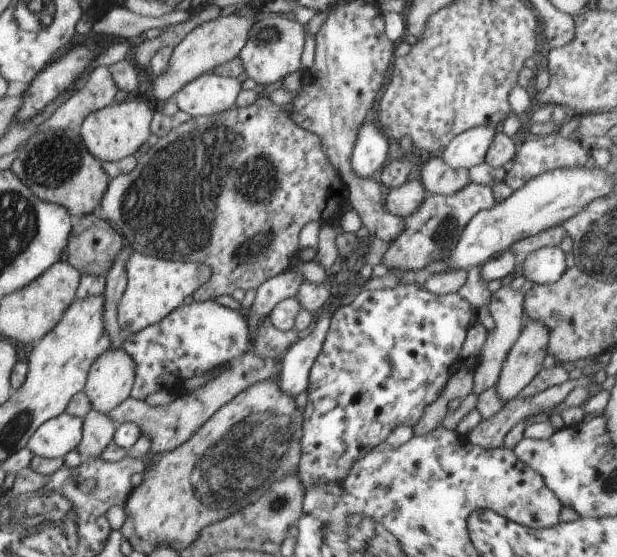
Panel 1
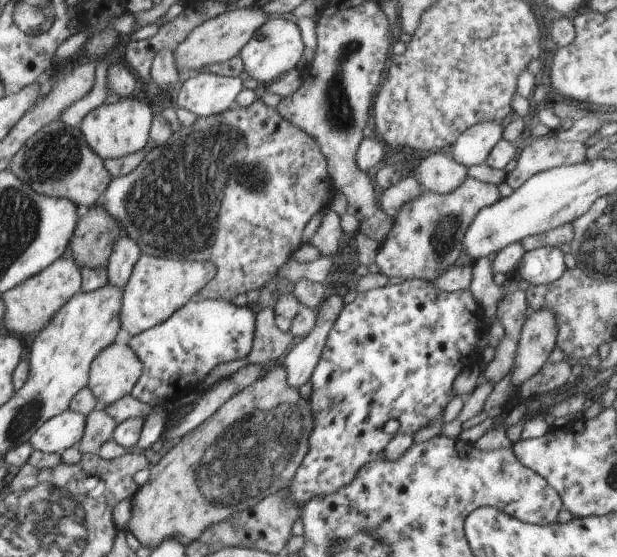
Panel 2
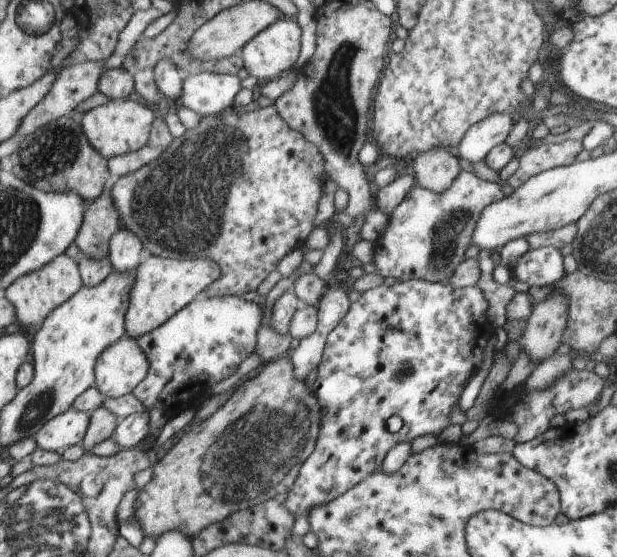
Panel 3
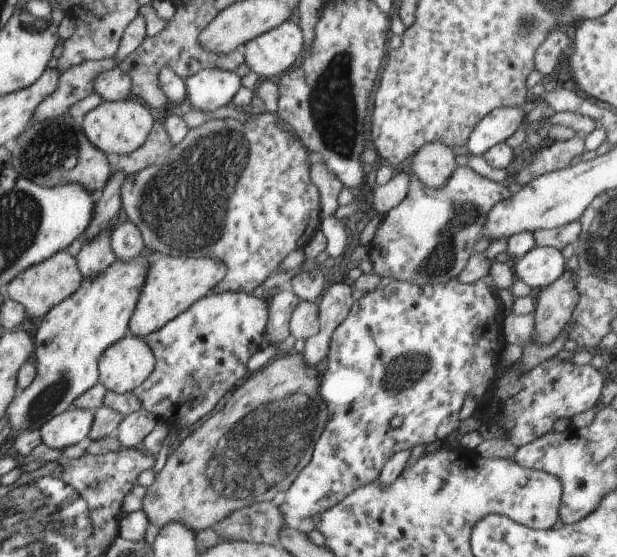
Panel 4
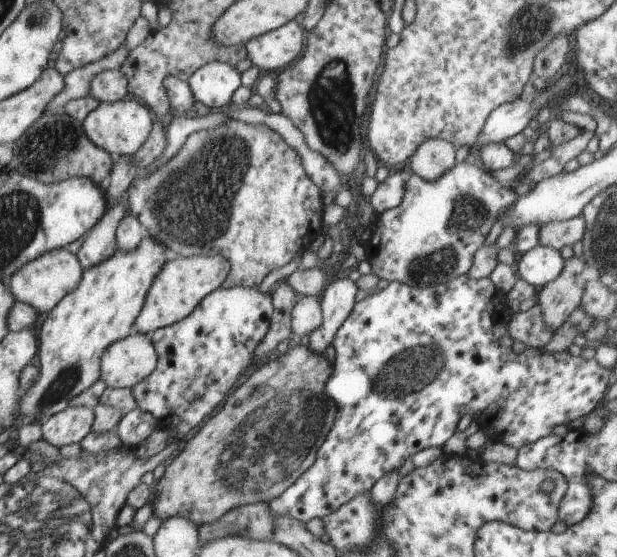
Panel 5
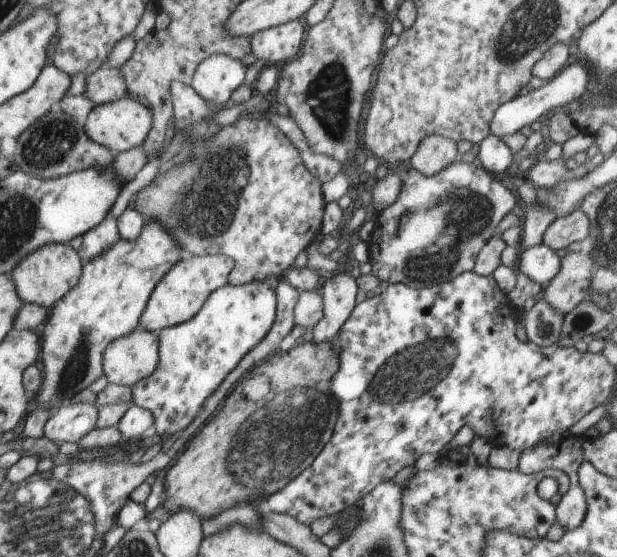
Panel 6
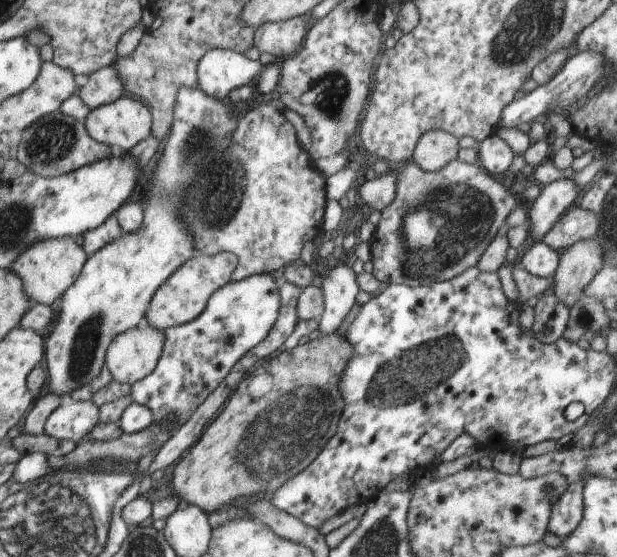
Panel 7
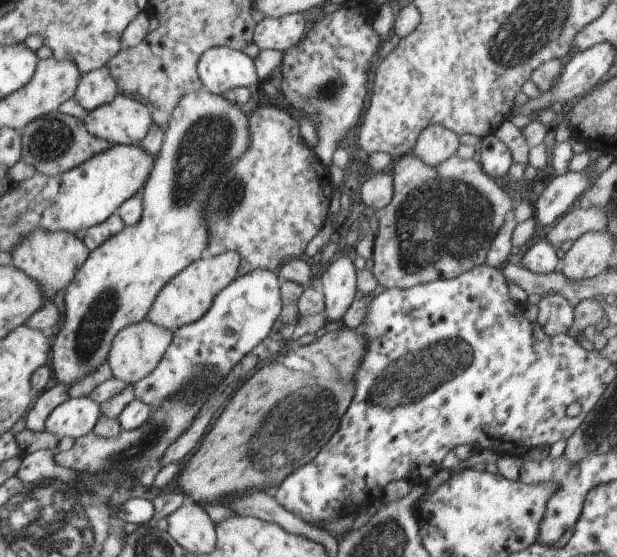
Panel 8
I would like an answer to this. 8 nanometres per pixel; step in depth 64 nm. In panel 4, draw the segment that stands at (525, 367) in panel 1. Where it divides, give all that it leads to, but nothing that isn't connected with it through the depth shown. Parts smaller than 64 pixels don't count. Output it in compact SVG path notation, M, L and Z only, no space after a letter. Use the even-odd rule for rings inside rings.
M566 269L552 284L536 292L533 344L549 343L569 323L579 301L576 270Z

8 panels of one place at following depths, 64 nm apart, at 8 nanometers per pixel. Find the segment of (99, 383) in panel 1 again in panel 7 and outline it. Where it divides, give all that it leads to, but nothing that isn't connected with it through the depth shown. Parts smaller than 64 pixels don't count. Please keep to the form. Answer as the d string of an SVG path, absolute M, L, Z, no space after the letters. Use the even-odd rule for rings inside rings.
M141 323L119 334L105 354L111 378L133 385L148 376L157 365L165 343L165 332Z

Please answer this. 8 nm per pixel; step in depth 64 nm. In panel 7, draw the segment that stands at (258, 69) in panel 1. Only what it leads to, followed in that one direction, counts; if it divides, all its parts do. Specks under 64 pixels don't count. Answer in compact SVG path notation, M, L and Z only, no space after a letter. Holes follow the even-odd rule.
M301 17L265 22L255 30L253 46L256 46L260 53L273 54L280 63L302 46L306 33L306 24Z

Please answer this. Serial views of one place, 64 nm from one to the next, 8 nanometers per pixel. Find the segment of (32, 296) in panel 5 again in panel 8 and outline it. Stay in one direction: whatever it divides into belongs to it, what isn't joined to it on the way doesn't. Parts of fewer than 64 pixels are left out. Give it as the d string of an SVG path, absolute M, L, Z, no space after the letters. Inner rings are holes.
M56 230L56 232L32 232L28 237L14 246L14 267L25 272L36 281L47 298L52 300L55 294L68 287L76 277L77 271L88 259L89 249L74 234Z

